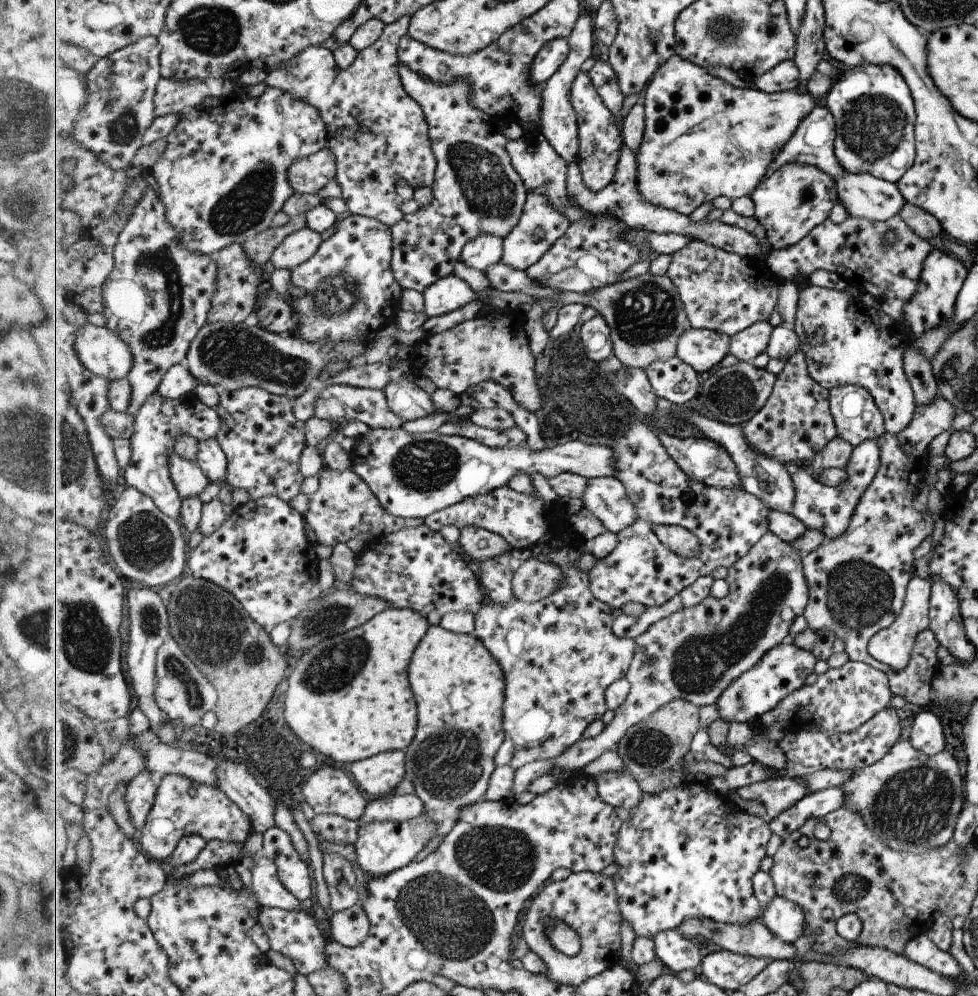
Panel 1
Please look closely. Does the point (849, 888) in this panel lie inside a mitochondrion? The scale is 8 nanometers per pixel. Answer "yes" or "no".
yes

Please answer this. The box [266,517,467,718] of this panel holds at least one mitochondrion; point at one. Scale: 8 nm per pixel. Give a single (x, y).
(332, 668)

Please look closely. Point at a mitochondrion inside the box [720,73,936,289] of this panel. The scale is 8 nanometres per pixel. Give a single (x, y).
(874, 131)

